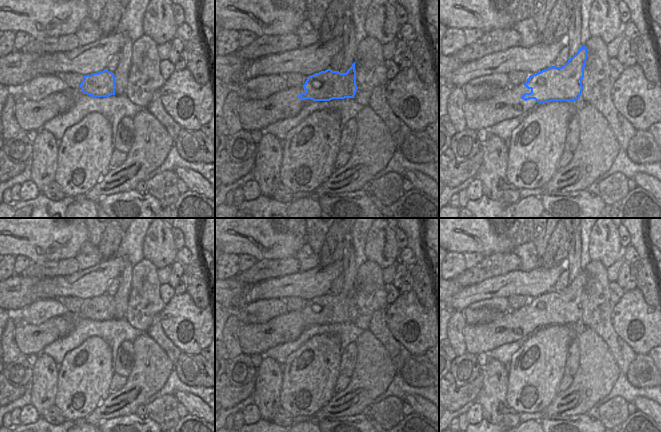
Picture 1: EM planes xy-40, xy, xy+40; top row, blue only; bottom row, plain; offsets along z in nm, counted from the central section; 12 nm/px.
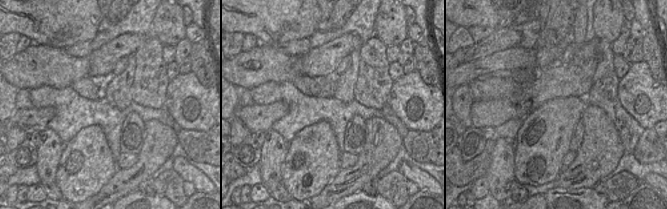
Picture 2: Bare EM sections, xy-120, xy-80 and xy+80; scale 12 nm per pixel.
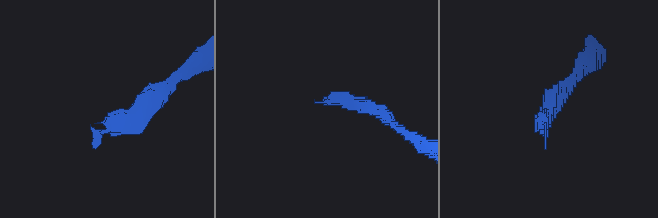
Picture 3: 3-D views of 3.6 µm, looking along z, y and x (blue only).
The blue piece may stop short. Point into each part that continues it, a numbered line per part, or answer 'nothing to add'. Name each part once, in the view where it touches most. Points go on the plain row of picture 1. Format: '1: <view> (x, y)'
1: xy+40 (480, 338).

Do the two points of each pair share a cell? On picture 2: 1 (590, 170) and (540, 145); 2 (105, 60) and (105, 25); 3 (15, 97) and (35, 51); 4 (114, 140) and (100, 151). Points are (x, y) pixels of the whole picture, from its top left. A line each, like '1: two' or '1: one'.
1: two
2: two
3: two
4: two

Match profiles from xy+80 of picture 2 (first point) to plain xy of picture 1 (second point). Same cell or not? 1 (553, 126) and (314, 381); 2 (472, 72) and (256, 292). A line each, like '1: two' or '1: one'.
1: one
2: one

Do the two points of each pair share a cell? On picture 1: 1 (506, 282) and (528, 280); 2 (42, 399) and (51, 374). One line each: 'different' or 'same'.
1: same
2: same

